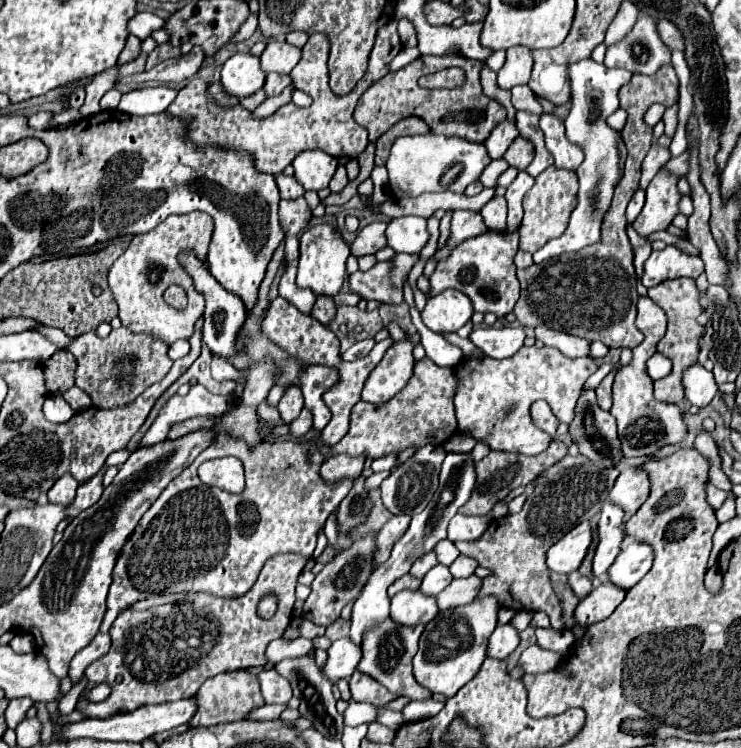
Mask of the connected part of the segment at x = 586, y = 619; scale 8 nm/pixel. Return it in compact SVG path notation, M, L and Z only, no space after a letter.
M601 583L597 585L585 599L581 599L577 611L575 611L575 621L577 625L589 627L593 623L599 623L607 619L617 605L625 599L625 589L613 585L613 583Z

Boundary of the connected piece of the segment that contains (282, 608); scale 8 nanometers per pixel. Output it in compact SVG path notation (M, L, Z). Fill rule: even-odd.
M283 553L273 555L273 559L267 559L253 591L249 591L243 597L235 599L223 599L209 593L189 593L181 603L167 603L155 609L147 611L133 611L125 609L119 613L119 619L111 625L111 649L97 661L93 661L85 669L85 677L89 681L87 689L95 687L95 683L111 683L113 693L111 699L103 703L79 703L77 711L87 713L91 717L113 717L119 713L119 709L137 709L151 703L167 703L167 701L179 701L189 699L197 693L197 689L211 679L213 675L219 675L223 671L235 671L235 669L247 669L247 667L263 667L267 665L265 649L273 639L279 639L281 633L291 623L291 611L295 603L295 585L297 577L303 571L309 557L301 553ZM265 593L275 593L279 597L279 609L273 619L259 619L257 617L257 603Z

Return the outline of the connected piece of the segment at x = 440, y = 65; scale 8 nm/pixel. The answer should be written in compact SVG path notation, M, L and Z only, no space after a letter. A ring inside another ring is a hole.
M425 55L425 57L419 57L413 63L409 63L405 69L399 69L397 73L389 73L383 79L379 79L377 83L373 83L363 93L363 97L359 99L359 103L355 107L355 121L369 131L369 141L373 141L373 143L391 125L395 125L401 119L413 117L413 115L423 119L429 125L431 133L457 135L457 137L463 137L467 141L483 143L489 137L489 133L493 131L493 127L499 125L507 117L507 113L505 113L501 103L497 103L495 99L491 99L483 93L481 83L479 83L479 71L481 71L481 61L463 59L459 55L449 55L449 57ZM447 67L461 67L465 71L465 83L461 87L445 89L445 91L429 91L429 89L421 89L417 85L421 75L437 73L437 71L447 69Z

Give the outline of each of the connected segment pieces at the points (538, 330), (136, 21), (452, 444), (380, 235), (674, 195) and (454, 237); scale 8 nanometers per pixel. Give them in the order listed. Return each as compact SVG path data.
M535 327L535 337L539 341L543 341L545 345L559 349L565 357L577 359L577 357L587 357L589 355L589 345L591 343L587 339L583 339L583 337L557 333L557 331L551 331L547 327Z
M143 11L138 12L137 15L129 21L129 25L127 25L129 33L135 35L135 37L139 37L141 41L147 39L153 31L157 31L157 29L161 29L161 27L163 27L163 19L161 19L161 17L153 15L151 12Z
M453 435L450 439L445 441L445 443L443 443L442 447L447 453L466 453L470 452L476 444L477 441L474 439L462 439L456 435Z
M371 223L367 225L363 231L359 231L355 243L351 245L351 253L359 259L363 255L375 255L379 249L387 247L387 239L385 239L385 229L387 223Z
M665 167L651 179L647 187L647 201L639 217L633 221L633 227L639 235L651 235L655 231L665 231L675 215L679 215L681 193L677 191L679 175L671 175Z
M453 211L453 221L451 221L451 239L447 243L447 247L443 247L441 251L435 253L433 259L443 259L443 255L447 255L447 251L451 251L453 245L459 245L461 241L469 239L469 237L477 237L483 231L487 231L481 215L477 211Z

